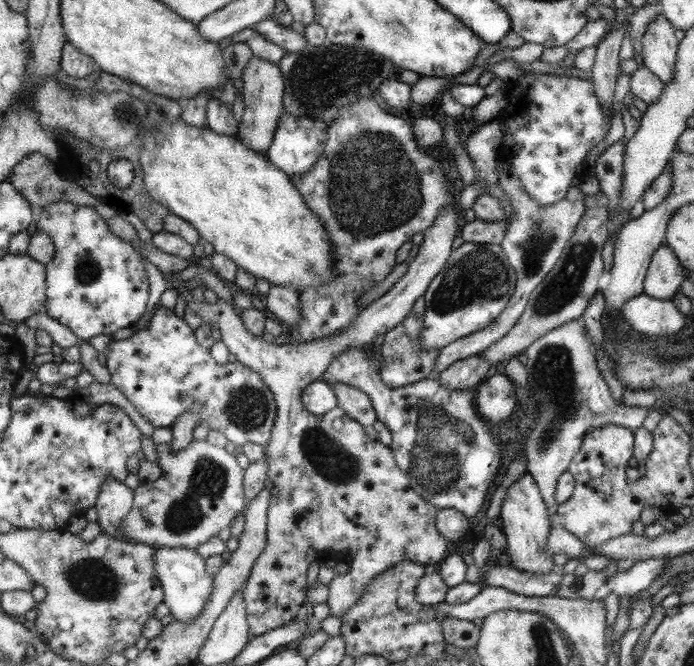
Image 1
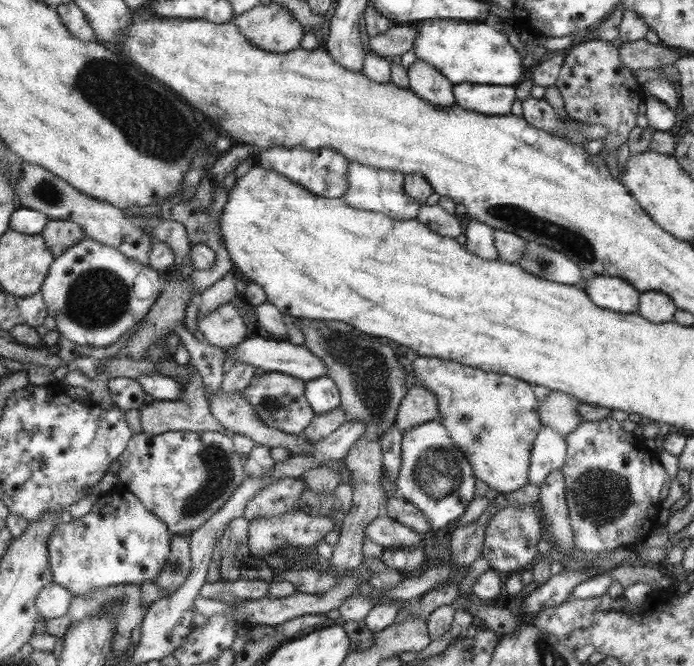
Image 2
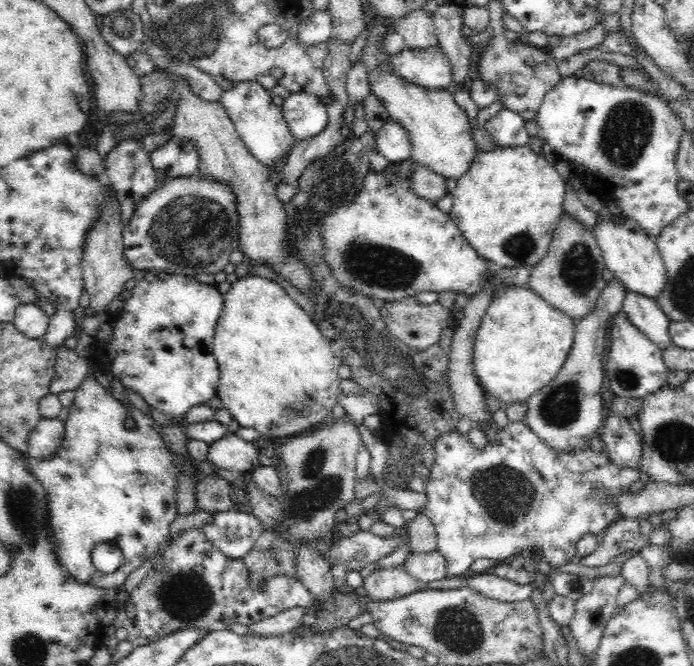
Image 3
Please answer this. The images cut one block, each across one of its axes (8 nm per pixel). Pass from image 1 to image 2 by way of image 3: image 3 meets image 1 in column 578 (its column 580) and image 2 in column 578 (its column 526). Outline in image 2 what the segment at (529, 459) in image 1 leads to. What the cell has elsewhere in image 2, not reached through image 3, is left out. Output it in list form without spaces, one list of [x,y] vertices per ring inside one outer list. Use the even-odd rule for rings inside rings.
[[[549,391],[543,402],[539,402],[539,421],[565,439],[582,422],[575,410],[579,403],[565,392]]]

